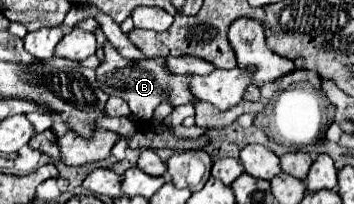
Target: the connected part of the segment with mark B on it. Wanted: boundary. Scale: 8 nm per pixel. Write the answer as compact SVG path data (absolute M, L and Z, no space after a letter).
M111 43L103 45L103 53L105 59L101 61L101 65L97 67L97 85L115 97L121 97L129 103L131 113L137 119L149 121L153 115L153 109L167 99L171 105L185 105L191 103L193 95L189 91L189 75L171 75L165 69L165 61L163 59L143 59L143 61L127 61L123 59L115 47L111 47Z

